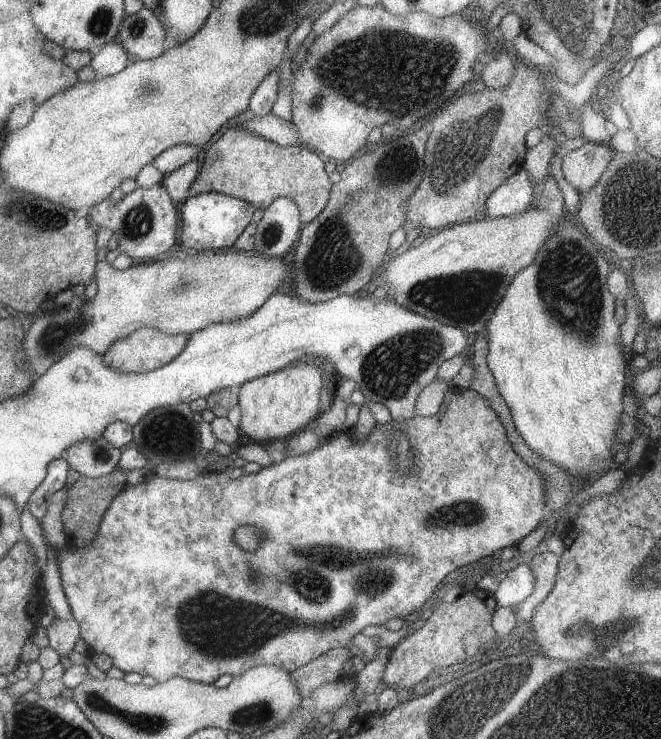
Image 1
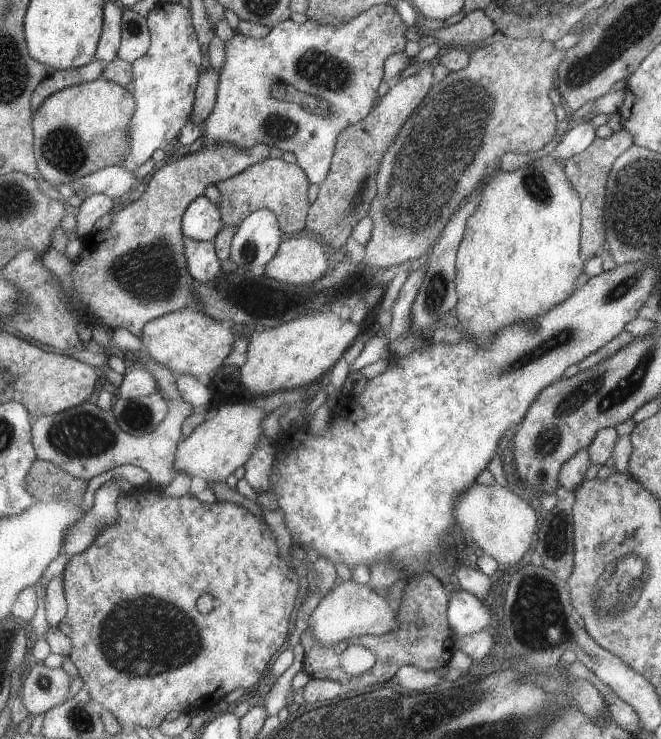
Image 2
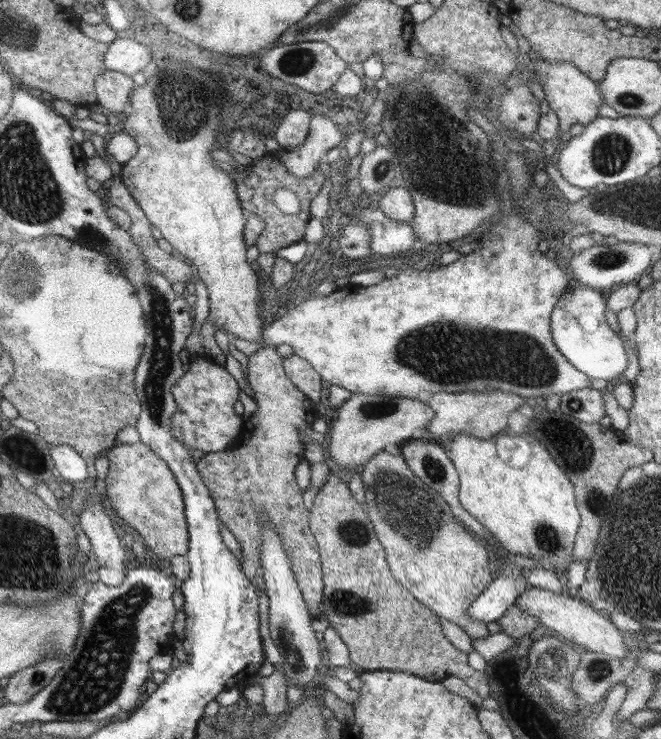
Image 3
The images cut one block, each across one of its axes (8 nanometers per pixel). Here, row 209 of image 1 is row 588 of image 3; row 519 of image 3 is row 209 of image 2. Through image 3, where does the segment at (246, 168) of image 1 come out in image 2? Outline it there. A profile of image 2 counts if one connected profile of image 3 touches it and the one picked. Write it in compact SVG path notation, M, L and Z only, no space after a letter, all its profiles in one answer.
M264 158L245 170L214 184L219 191L219 210L223 214L223 222L231 226L239 226L254 210L267 209L279 218L279 230L293 234L306 226L306 214L310 201L307 189L310 185L306 172L297 163L286 163L283 159Z

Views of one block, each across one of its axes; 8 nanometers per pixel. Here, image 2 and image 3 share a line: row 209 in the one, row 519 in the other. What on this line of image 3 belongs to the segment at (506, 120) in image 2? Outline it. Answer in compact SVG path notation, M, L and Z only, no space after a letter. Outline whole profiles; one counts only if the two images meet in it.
M379 451L361 467L360 476L363 483L366 516L373 525L377 541L383 548L385 560L395 580L398 580L405 590L412 593L439 618L457 624L470 639L483 638L483 636L487 638L486 624L471 619L465 613L465 610L473 604L473 600L477 599L491 582L487 550L479 542L475 542L463 530L461 524L455 522L450 505L439 496L439 493L435 493L431 487L419 481L412 470L405 466L405 462L401 462L399 455L389 456L386 451Z

